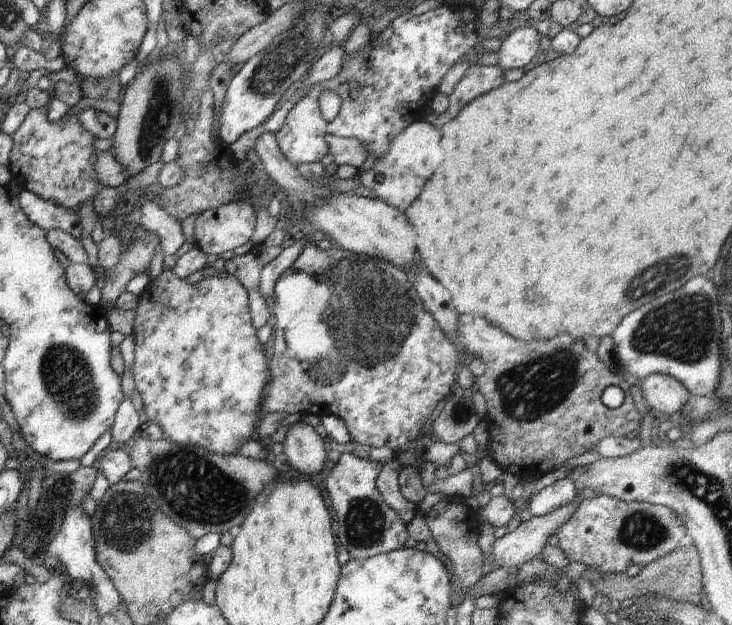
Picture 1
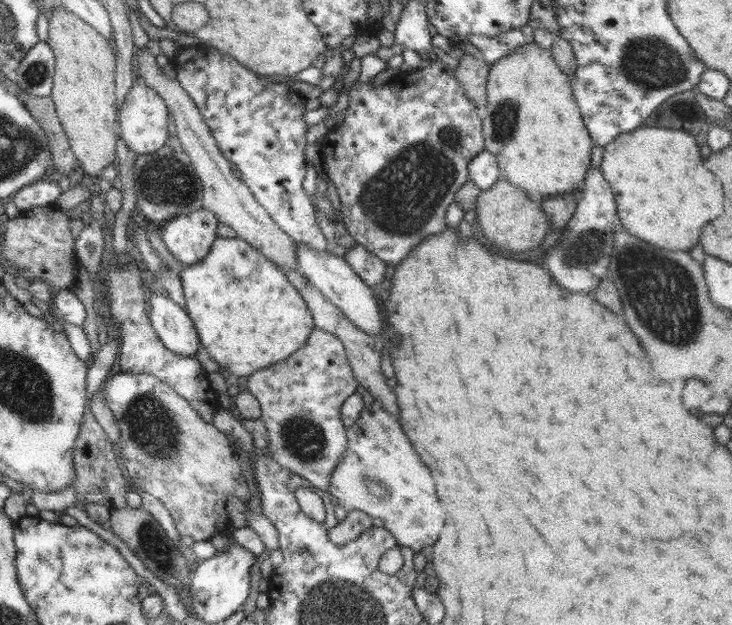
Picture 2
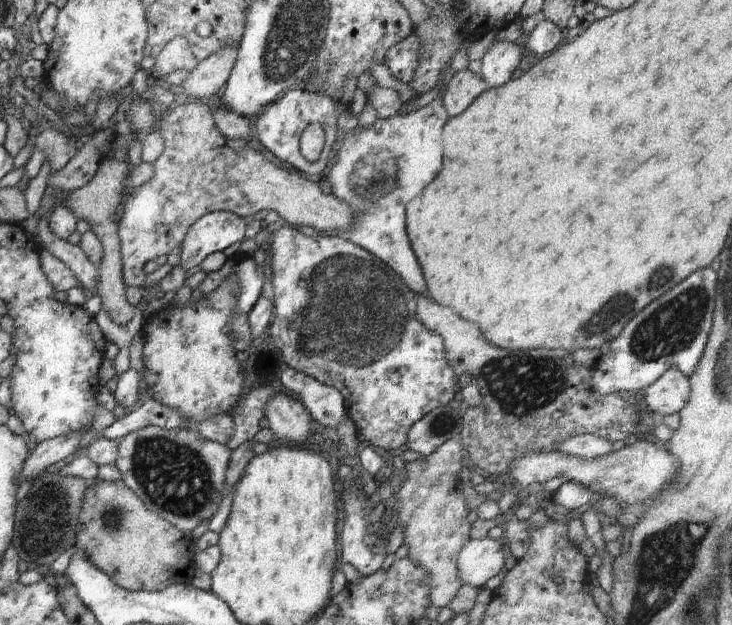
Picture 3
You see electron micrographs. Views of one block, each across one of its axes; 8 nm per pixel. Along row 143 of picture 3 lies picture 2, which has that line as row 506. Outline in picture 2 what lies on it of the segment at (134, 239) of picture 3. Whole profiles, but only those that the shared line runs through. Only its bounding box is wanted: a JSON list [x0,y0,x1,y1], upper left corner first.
[101,373,251,541]

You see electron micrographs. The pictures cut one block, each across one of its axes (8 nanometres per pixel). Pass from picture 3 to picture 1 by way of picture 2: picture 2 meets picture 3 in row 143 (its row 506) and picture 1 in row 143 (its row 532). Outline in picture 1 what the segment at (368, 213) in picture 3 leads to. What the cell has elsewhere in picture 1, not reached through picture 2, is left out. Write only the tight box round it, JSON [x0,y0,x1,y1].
[356,118,444,211]

